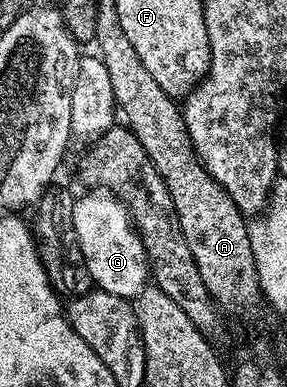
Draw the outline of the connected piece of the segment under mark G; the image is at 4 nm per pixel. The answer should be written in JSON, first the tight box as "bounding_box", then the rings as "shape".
{"bounding_box":[70,188,151,301],"shape":[[[102,188],[83,193],[72,206],[70,227],[88,266],[88,274],[101,291],[133,301],[148,286],[151,274],[144,242],[134,227],[132,213],[122,201]]]}

